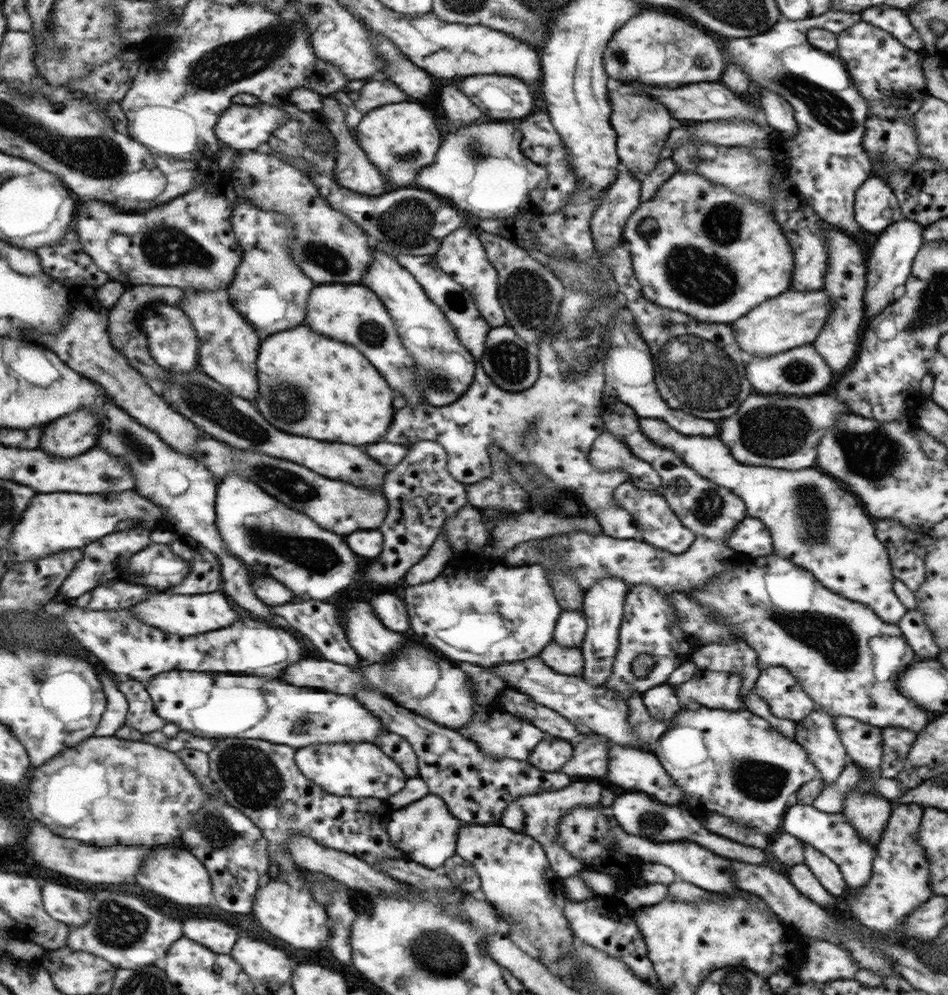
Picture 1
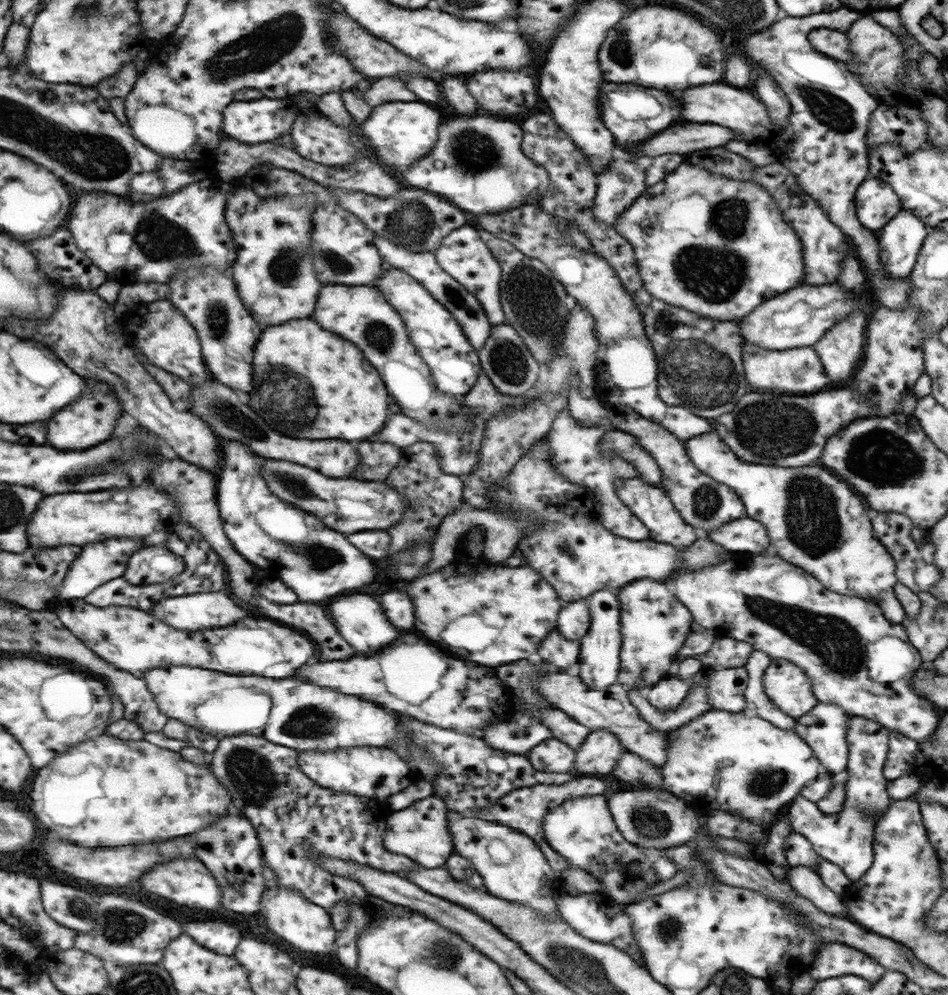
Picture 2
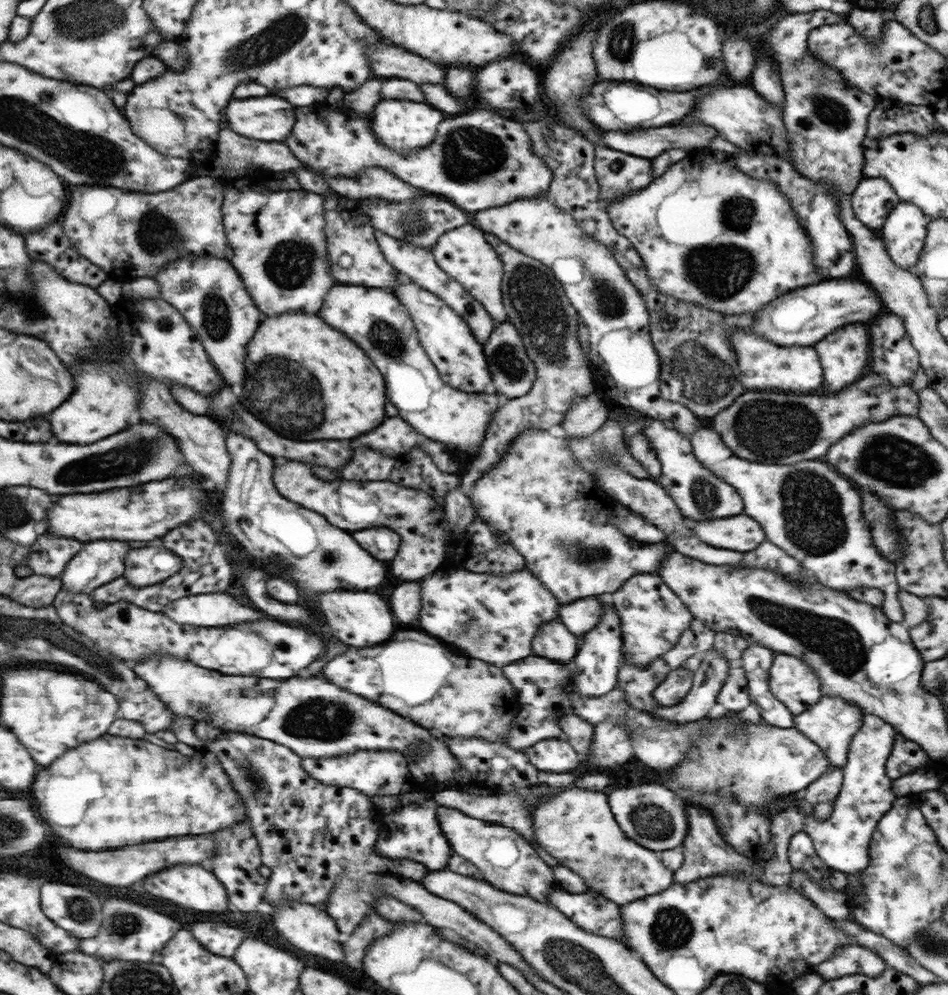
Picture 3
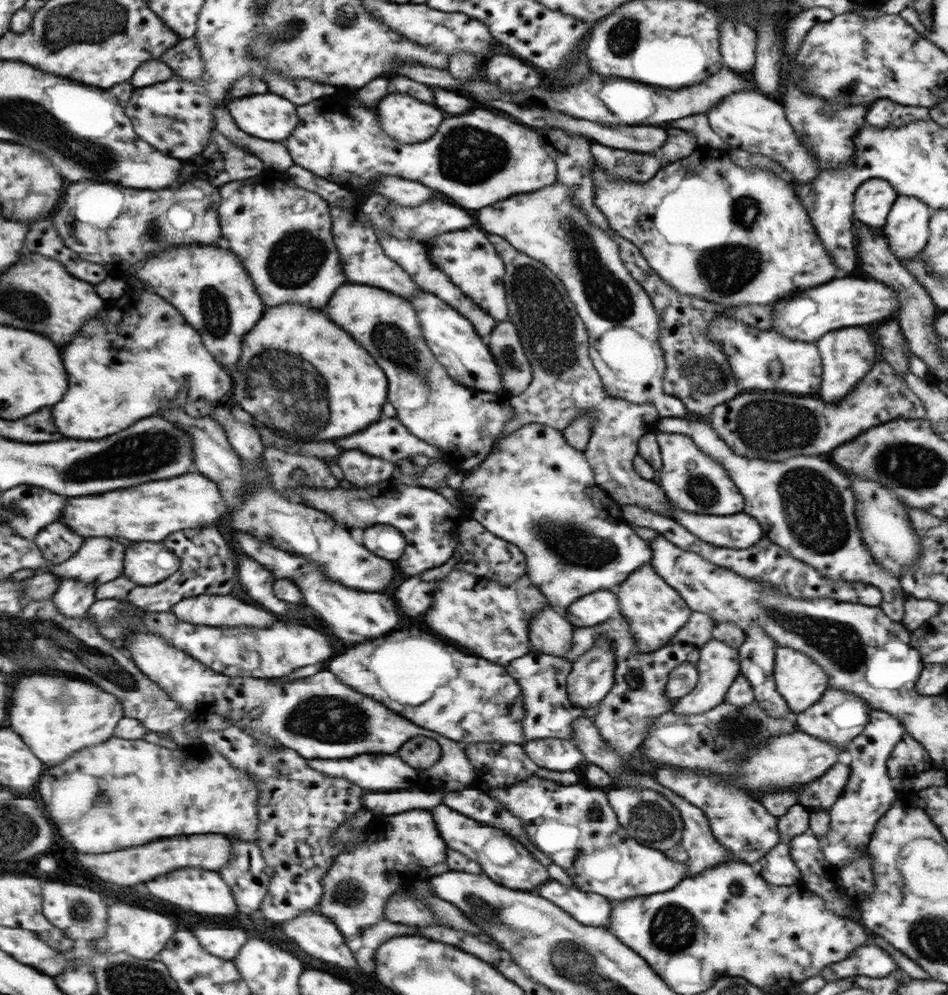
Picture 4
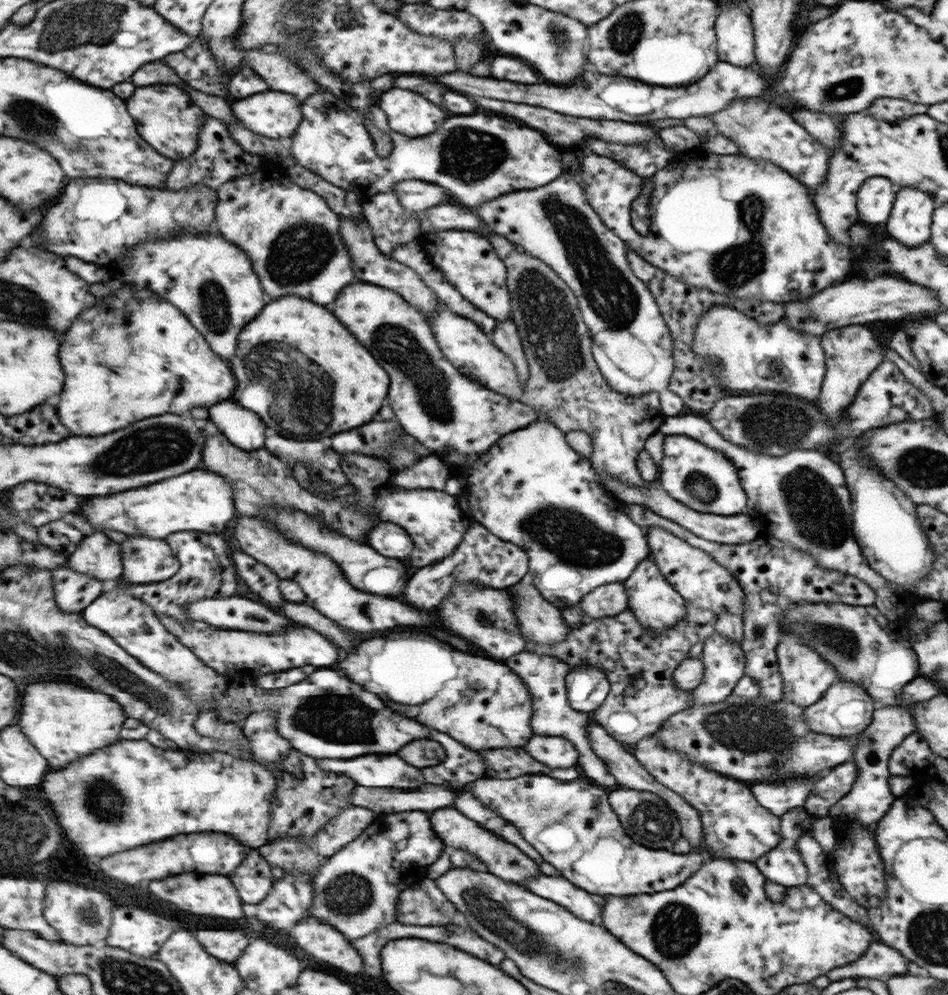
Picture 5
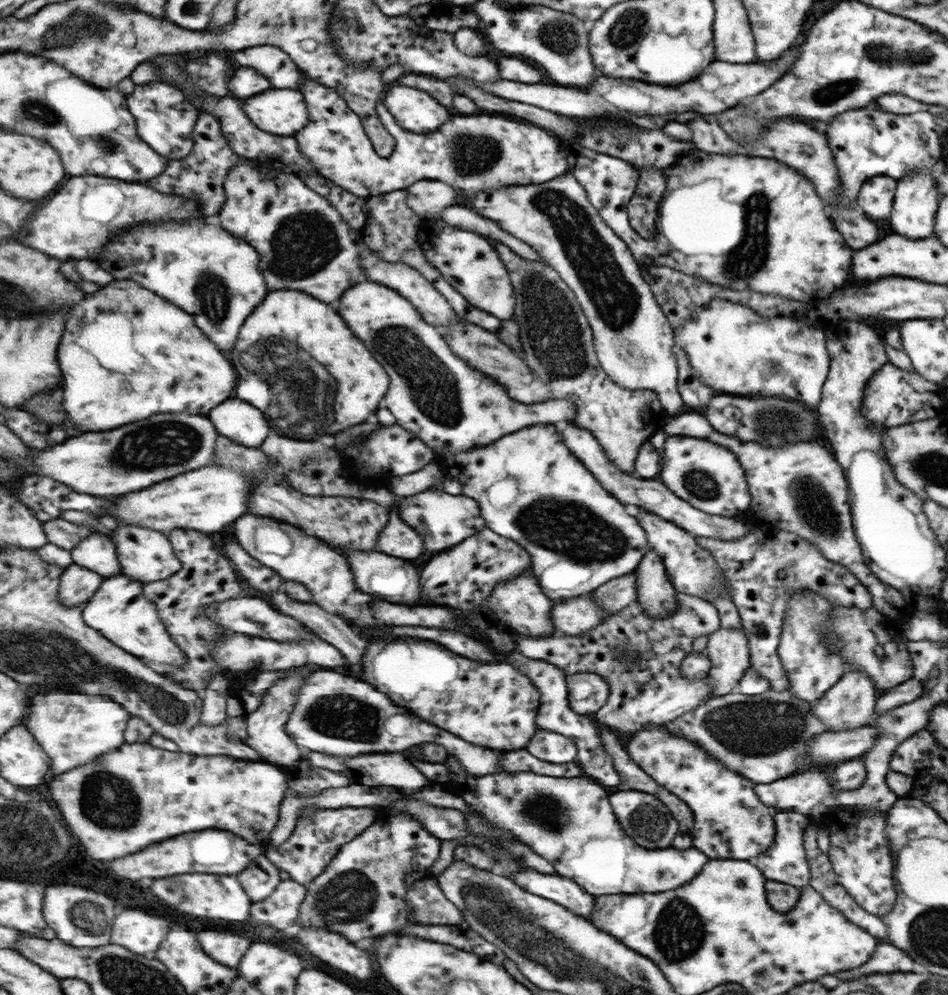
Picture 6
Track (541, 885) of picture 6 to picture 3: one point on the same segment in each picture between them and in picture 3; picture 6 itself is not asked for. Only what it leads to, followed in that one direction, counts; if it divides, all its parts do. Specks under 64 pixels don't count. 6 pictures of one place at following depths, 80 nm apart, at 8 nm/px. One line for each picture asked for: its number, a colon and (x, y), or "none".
3: (589, 910)
4: (589, 908)
5: (586, 906)

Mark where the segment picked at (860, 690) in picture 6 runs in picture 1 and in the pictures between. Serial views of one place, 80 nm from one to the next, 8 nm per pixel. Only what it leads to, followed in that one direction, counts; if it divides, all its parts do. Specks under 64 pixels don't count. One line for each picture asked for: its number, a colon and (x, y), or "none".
1: (816, 733)
2: (824, 728)
3: (830, 723)
4: (838, 717)
5: (845, 710)

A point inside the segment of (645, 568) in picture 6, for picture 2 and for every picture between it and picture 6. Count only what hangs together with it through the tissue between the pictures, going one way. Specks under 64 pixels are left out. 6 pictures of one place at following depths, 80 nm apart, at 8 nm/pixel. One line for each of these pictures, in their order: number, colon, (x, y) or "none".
2: (654, 625)
3: (652, 617)
4: (654, 611)
5: (656, 605)

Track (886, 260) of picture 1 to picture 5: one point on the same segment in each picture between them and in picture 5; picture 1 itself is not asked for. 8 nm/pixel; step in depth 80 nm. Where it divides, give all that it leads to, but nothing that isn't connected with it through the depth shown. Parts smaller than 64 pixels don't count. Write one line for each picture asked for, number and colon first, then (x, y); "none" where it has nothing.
2: (900, 239)
3: (904, 231)
4: (906, 229)
5: (909, 223)

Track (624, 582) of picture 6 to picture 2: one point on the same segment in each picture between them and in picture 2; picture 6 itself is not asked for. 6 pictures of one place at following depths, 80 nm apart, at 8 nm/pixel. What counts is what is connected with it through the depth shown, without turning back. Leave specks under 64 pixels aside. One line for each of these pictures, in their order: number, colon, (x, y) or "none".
2: (573, 622)
3: (581, 615)
4: (596, 607)
5: (609, 600)

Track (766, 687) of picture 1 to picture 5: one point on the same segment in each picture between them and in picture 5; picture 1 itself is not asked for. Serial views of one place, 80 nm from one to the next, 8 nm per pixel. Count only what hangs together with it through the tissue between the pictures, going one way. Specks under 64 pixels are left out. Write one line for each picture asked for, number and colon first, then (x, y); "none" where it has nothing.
2: (787, 687)
3: (791, 681)
4: (800, 681)
5: (805, 676)

